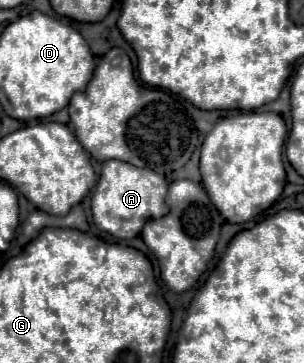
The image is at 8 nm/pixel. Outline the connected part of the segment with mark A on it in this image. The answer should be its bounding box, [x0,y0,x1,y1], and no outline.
[92,160,168,240]

